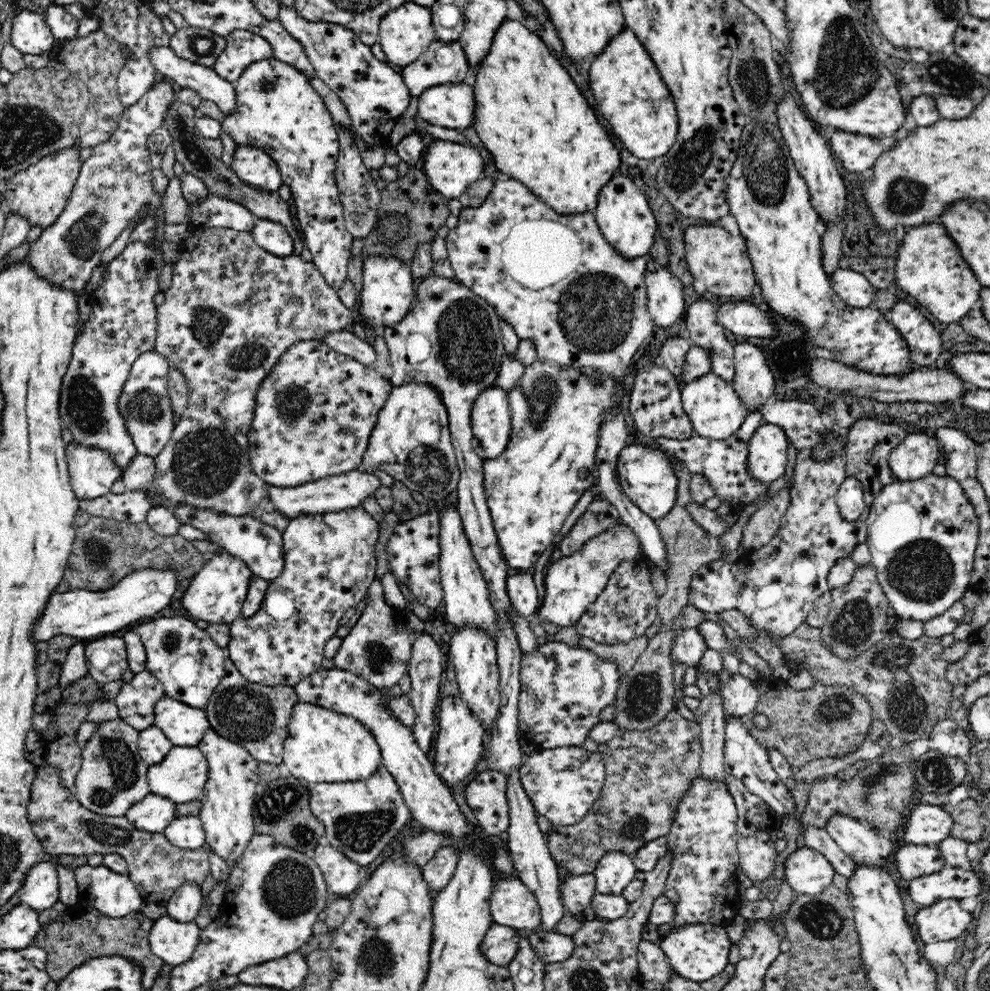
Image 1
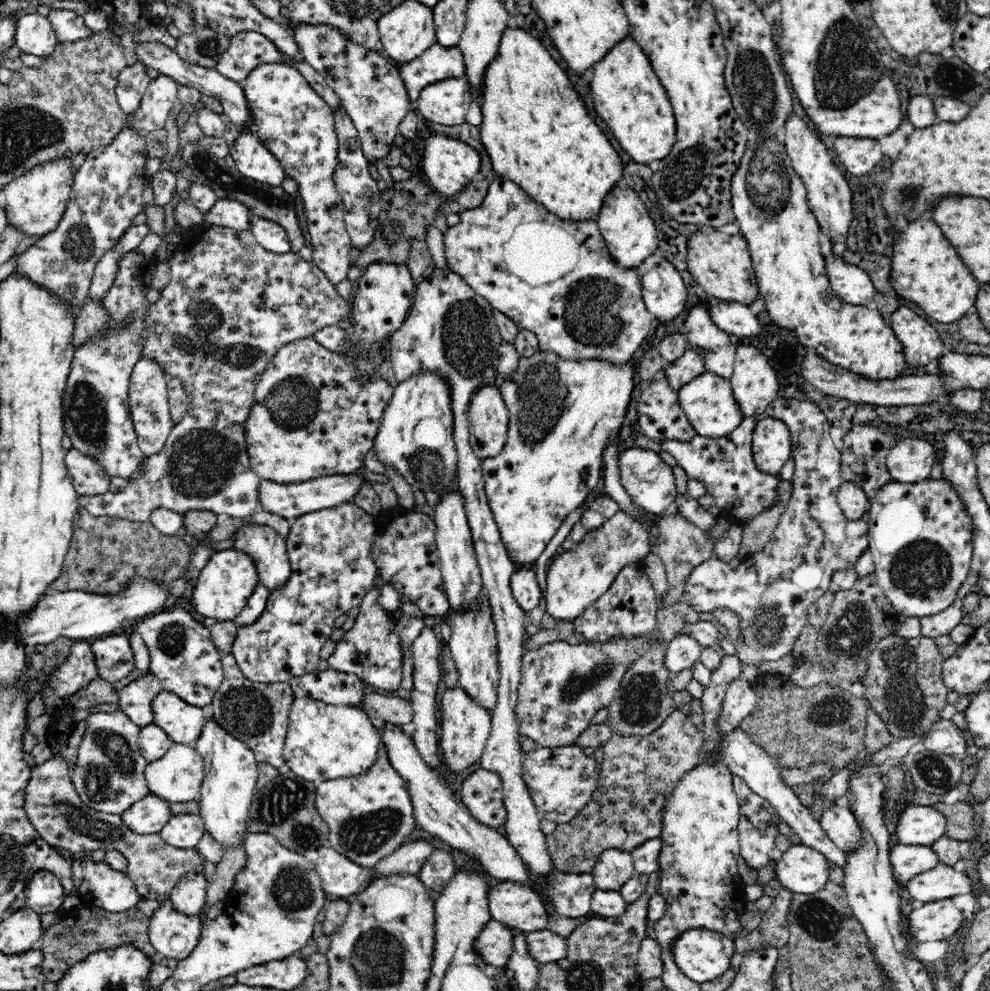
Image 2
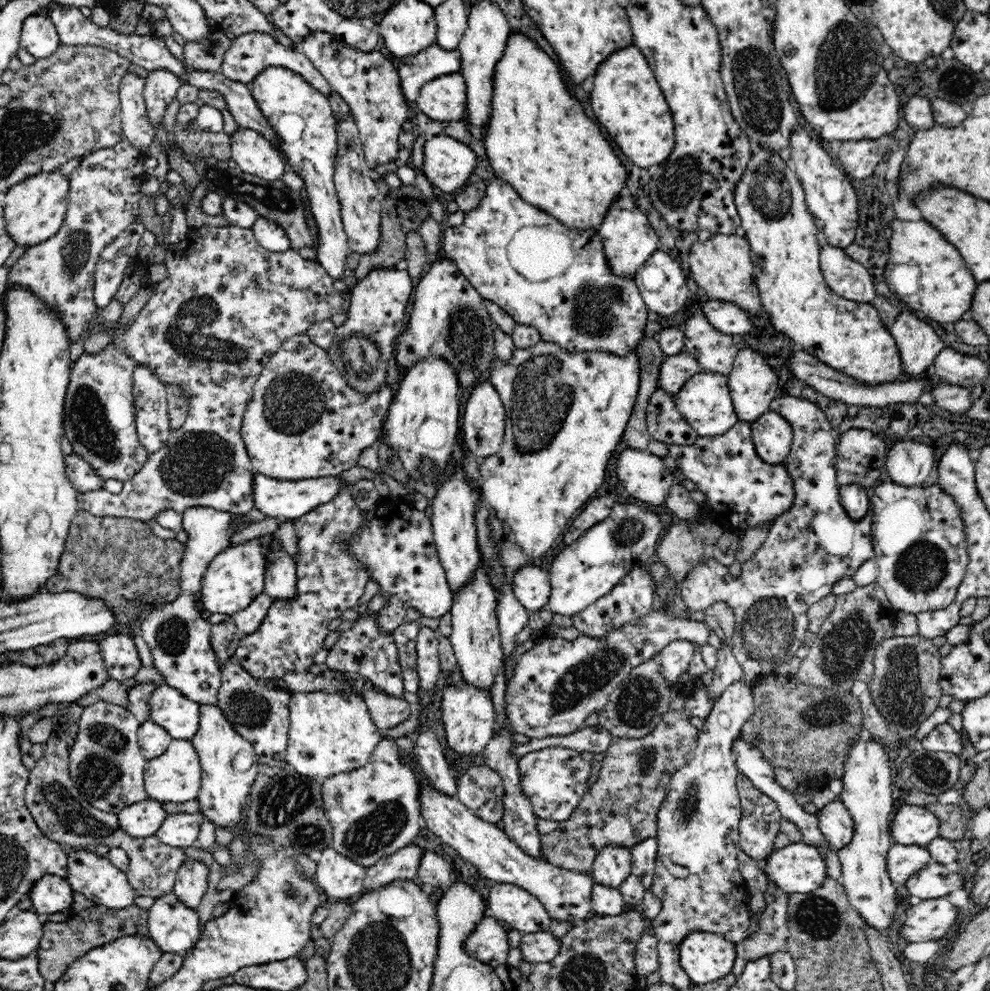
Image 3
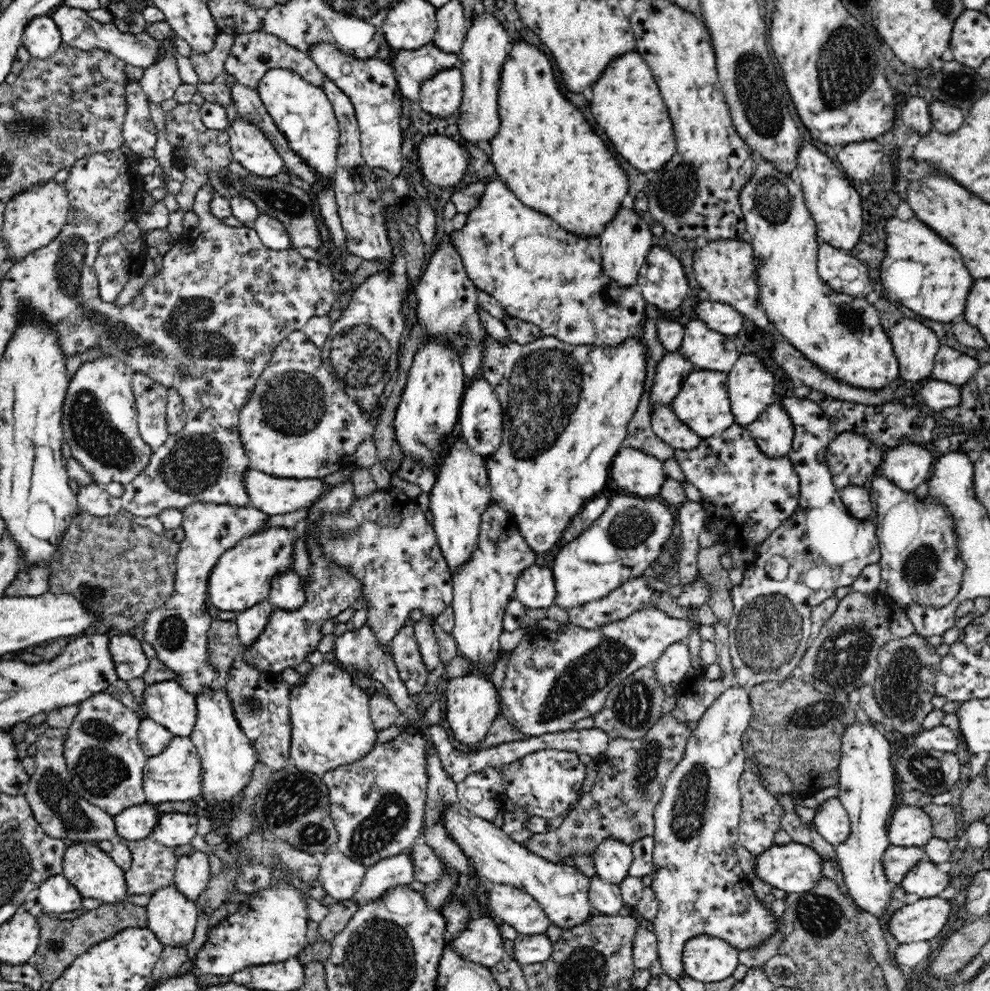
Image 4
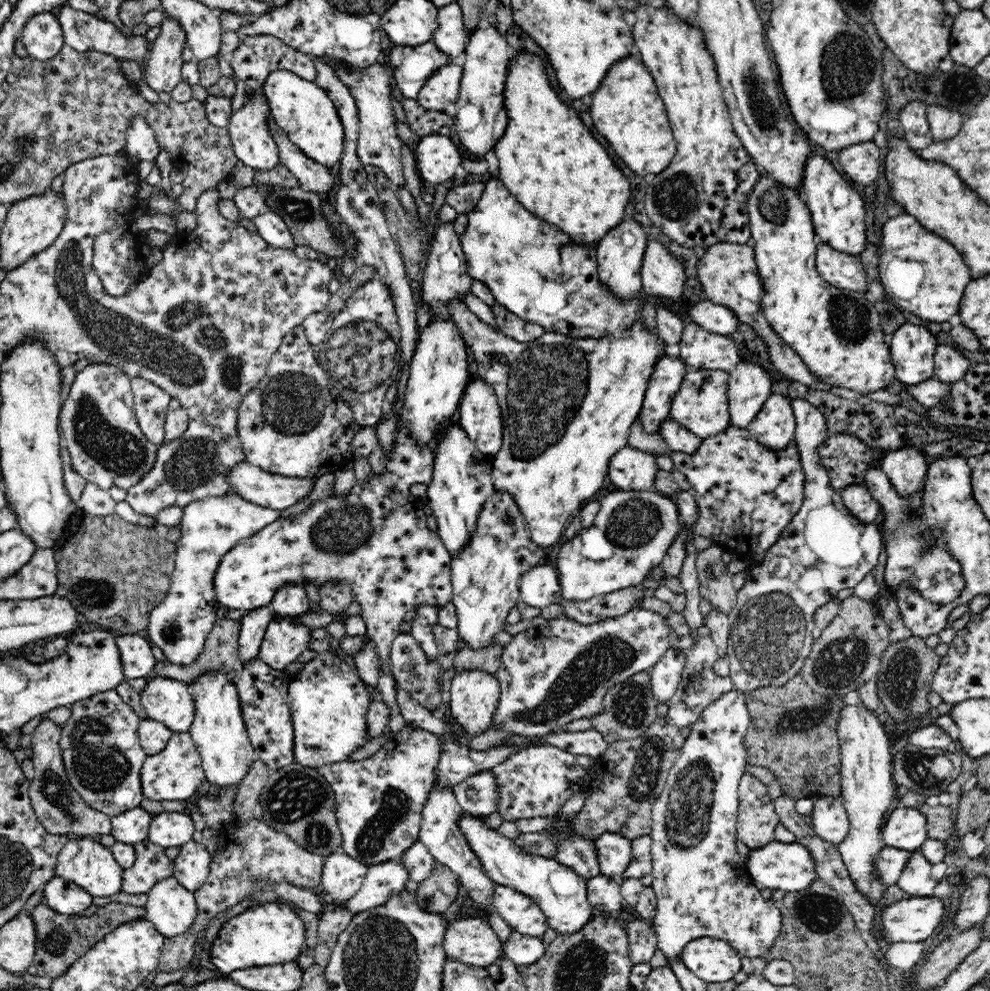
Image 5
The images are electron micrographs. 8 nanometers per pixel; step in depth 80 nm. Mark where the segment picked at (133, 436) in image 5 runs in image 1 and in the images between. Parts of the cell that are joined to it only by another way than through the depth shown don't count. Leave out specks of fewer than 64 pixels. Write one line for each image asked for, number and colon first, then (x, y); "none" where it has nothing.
1: (122, 325)
2: (96, 417)
3: (99, 420)
4: (99, 421)

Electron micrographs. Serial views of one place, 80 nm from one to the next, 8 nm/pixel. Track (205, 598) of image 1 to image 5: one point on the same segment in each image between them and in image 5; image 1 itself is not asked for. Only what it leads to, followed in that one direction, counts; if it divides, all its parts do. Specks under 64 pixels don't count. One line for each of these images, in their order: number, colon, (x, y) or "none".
2: (224, 585)
3: (235, 577)
4: (241, 577)
5: (376, 540)

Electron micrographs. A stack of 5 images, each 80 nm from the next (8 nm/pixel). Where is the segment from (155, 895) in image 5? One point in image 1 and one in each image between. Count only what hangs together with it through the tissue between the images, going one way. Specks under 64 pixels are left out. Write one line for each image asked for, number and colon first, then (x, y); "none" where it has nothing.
1: (174, 942)
2: (173, 935)
3: (175, 928)
4: (172, 917)

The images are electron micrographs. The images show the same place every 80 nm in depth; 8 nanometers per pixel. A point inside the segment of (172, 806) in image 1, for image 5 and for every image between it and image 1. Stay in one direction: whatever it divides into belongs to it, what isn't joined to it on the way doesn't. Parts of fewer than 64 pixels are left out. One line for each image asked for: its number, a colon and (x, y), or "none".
2: (147, 816)
3: (142, 819)
4: (138, 822)
5: (131, 827)

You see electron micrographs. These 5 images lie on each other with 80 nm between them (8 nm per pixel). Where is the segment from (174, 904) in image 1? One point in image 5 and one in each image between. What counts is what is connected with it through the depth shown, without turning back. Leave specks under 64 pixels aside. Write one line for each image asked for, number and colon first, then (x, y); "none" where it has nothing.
2: (188, 896)
3: (192, 878)
4: (192, 873)
5: (192, 865)

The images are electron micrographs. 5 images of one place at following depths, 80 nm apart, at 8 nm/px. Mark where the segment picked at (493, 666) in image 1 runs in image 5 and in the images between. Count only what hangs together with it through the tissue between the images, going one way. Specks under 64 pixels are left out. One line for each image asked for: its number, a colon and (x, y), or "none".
2: (473, 644)
3: (475, 638)
4: (482, 587)
5: (485, 576)

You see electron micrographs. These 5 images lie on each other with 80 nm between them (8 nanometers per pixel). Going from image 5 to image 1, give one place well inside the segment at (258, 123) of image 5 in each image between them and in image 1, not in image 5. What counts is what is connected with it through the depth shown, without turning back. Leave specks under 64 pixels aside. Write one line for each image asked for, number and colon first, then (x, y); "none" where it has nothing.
1: (253, 166)
2: (253, 161)
3: (254, 155)
4: (251, 148)

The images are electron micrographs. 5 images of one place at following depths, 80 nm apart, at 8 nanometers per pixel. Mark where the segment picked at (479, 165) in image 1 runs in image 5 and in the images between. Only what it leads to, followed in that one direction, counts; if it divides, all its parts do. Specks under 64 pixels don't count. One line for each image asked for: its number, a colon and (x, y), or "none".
2: (448, 164)
3: (448, 163)
4: (443, 161)
5: (437, 157)

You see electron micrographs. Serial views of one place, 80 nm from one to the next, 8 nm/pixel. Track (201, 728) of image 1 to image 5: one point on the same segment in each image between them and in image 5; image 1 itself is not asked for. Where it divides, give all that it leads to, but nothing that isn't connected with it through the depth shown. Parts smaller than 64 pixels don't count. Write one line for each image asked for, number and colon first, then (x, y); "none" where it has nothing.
2: (183, 723)
3: (180, 717)
4: (166, 703)
5: (168, 701)

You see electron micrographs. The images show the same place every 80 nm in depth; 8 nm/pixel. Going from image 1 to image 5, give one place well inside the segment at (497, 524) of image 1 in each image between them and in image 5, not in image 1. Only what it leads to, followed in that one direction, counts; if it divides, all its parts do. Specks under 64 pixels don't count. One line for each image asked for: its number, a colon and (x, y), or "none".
2: (561, 413)
3: (566, 413)
4: (566, 407)
5: (568, 403)

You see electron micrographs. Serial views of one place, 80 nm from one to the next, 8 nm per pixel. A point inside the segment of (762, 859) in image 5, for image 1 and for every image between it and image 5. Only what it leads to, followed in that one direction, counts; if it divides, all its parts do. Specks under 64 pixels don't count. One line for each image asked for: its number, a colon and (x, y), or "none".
1: (807, 871)
2: (802, 870)
3: (799, 868)
4: (794, 867)

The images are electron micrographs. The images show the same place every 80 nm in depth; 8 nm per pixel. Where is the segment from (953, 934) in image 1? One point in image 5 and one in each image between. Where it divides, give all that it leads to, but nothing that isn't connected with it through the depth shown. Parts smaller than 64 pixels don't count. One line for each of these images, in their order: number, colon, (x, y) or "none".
2: (939, 920)
3: (931, 919)
4: (923, 920)
5: (909, 920)

